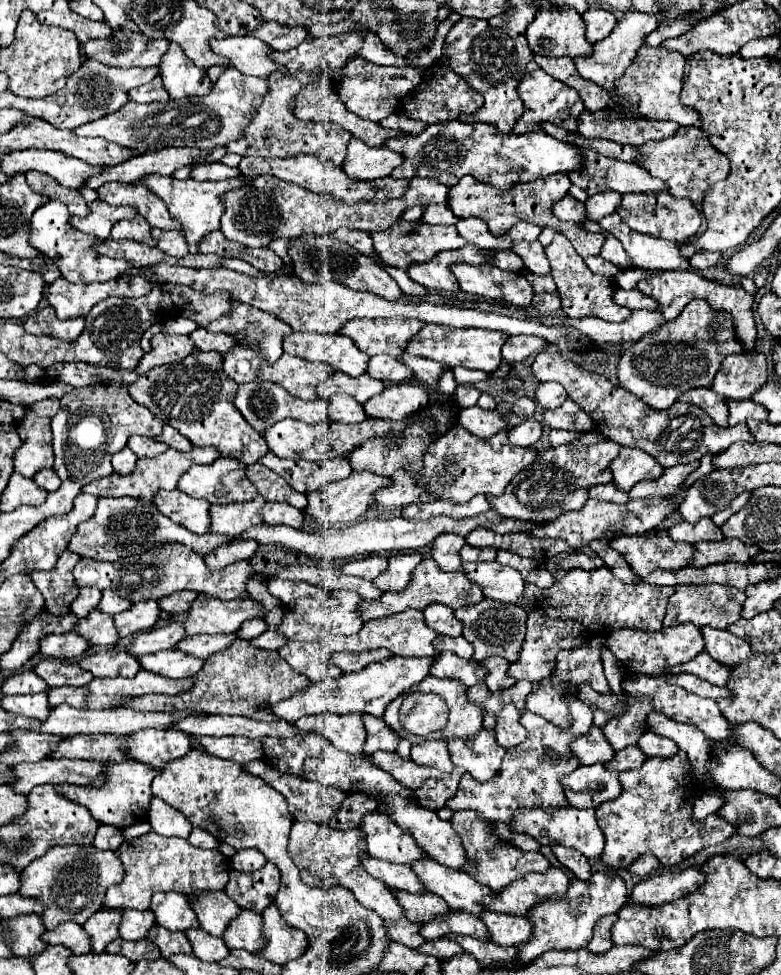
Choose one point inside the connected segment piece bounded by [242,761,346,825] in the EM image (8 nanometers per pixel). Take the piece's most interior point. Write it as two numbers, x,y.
307,801

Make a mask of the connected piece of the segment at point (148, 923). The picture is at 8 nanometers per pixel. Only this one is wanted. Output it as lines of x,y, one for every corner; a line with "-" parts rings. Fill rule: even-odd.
130,909
130,911
122,911
122,923
120,923
120,937
128,939
128,941
138,941
138,939
146,939
150,927
156,925
154,913
148,911
138,911
138,909

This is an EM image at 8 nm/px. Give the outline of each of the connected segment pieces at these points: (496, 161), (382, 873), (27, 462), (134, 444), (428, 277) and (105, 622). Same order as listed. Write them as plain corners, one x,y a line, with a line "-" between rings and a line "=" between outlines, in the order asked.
462,121
428,125
424,131
416,135
408,133
396,139
388,139
386,147
404,157
402,165
398,165
392,171
394,179
430,177
438,179
446,187
454,187
458,179
462,179
464,175
472,175
482,183
506,189
512,187
514,183
534,181
538,177
548,177
552,173
578,171
582,163
582,155
574,145
566,145
540,129
516,135
502,133
486,123
462,123
=
366,857
364,867
372,877
386,881
392,889
402,889
402,891
410,891
410,893
426,891
424,883
420,883
418,875
414,875
410,865
386,863
386,861
380,861
374,857
=
50,397
26,407
26,415
16,421
16,431
22,445
14,455
14,471
24,477
34,477
40,469
50,469
54,465
50,419
58,413
60,399
=
132,435
128,441
128,447
138,455
138,457
154,457
160,455
168,449
166,443
156,441
152,437
140,437
140,435
=
464,245
462,249
456,249
456,251
440,251
434,259
430,259
426,263
412,263
408,267
408,275
412,281
428,287
430,291
440,291
440,293
452,295
458,291
458,281
454,279
452,271
448,267
452,263
478,265
484,261
486,259
478,253
478,247
=
100,609
90,611
88,617
78,619
78,623
72,627
74,633
82,635
90,645
114,645
118,641
118,633
114,627
114,619

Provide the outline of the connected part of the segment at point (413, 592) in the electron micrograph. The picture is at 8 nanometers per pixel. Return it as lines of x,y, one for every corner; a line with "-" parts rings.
428,557
414,569
412,581
404,591
398,591
398,593
390,591
390,593
384,593
380,599
362,601
360,613
362,613
364,621
370,621
370,619
378,619
378,617
388,617
388,615
394,615
394,613
400,613
400,611
406,611
406,609
424,611
432,603
442,603
442,605
448,605
450,609
458,609
458,607
464,607
464,605
480,603
482,599
484,599
482,589
478,589
476,583
470,583
470,579
466,579
466,575
462,575
462,571
446,573
434,563
432,557

